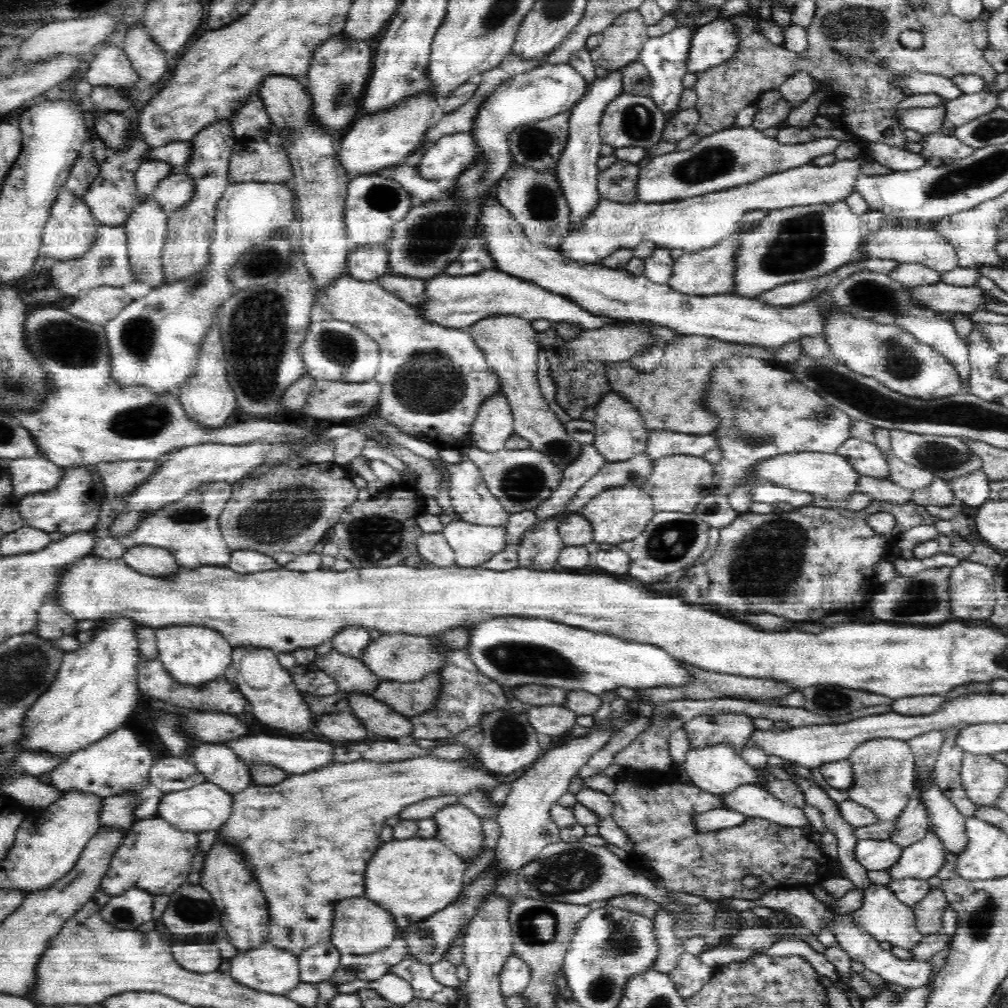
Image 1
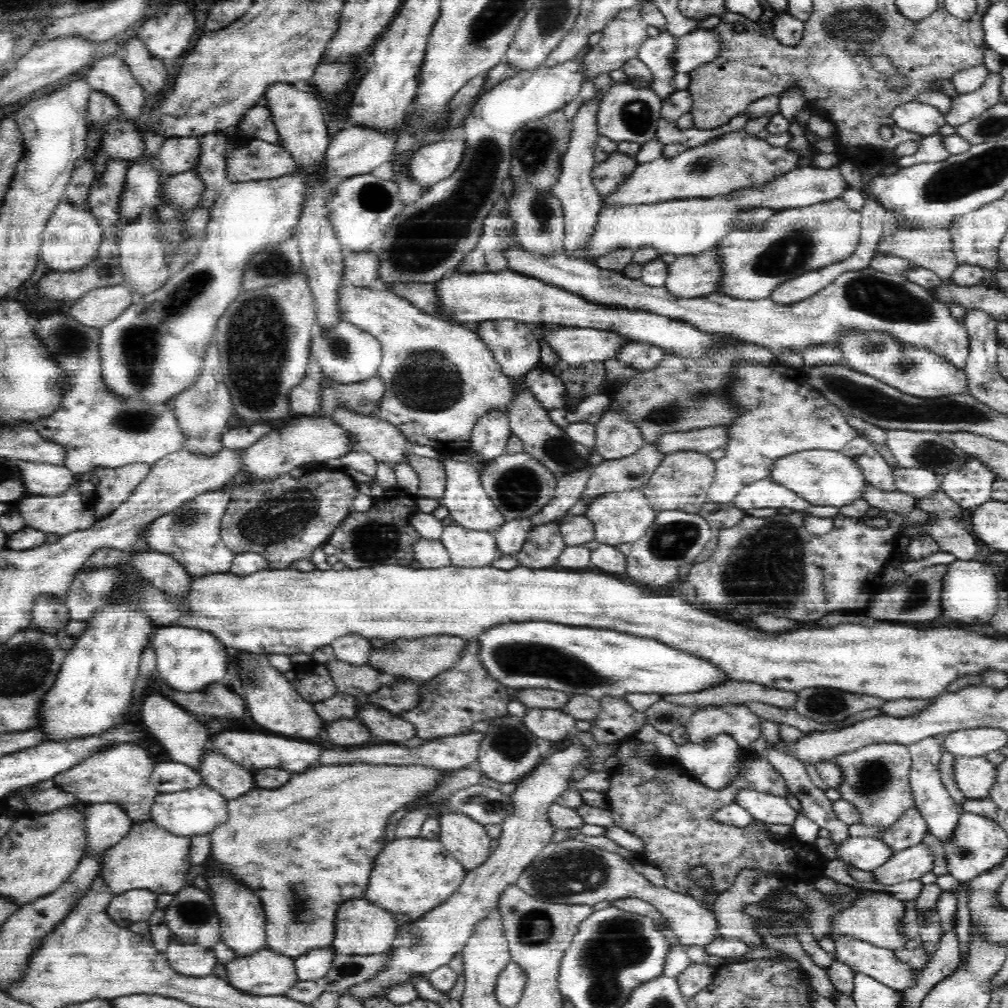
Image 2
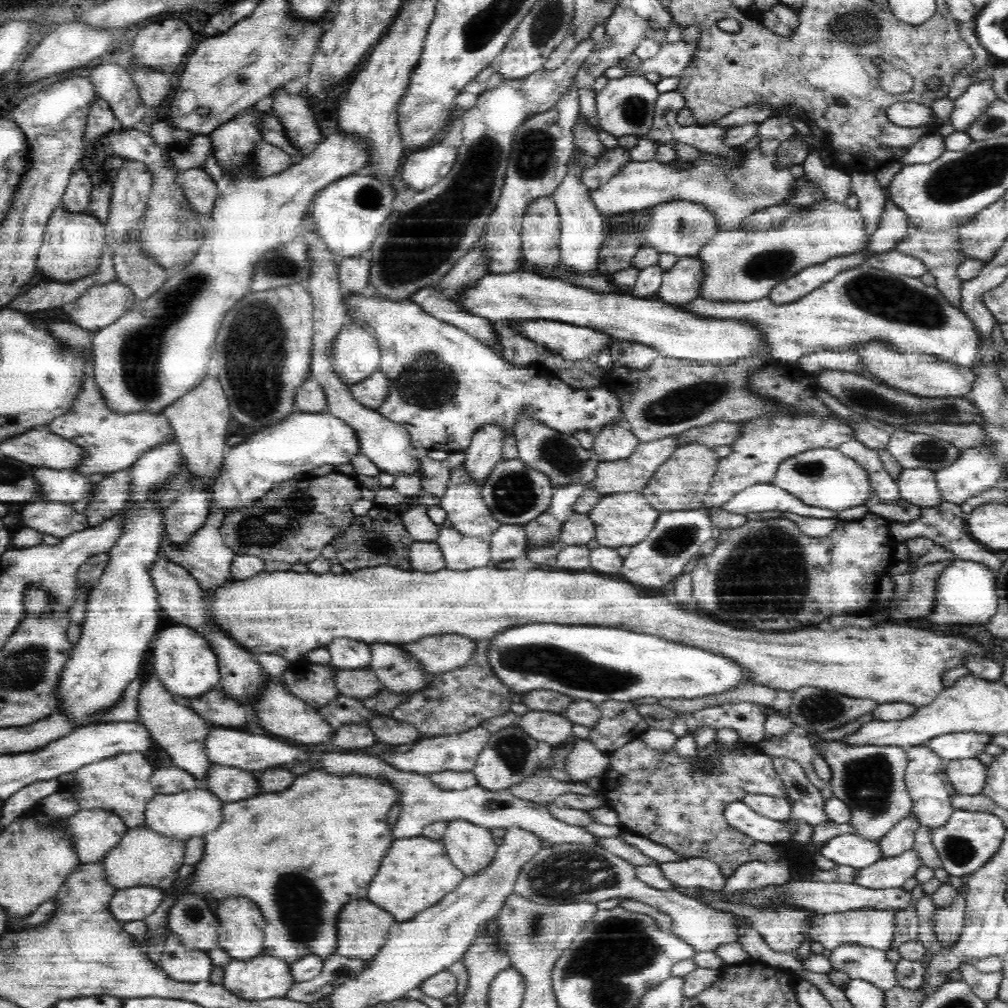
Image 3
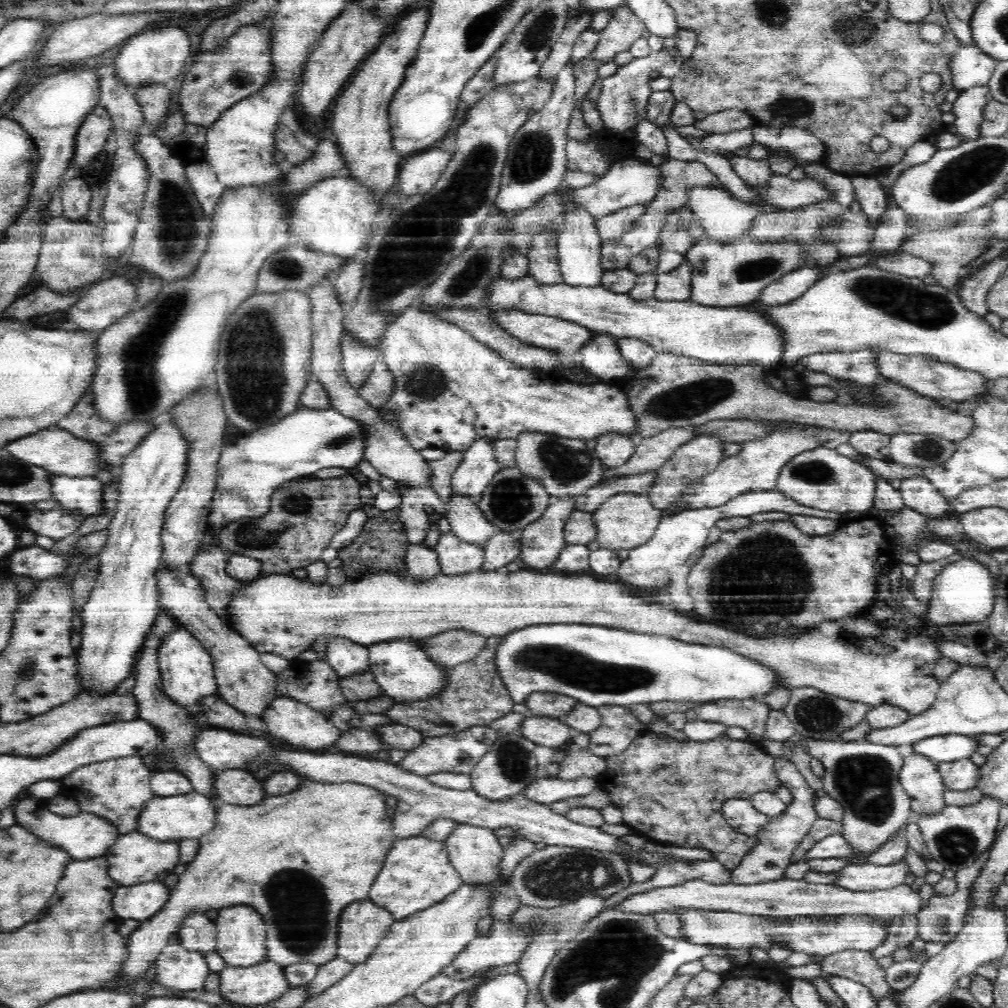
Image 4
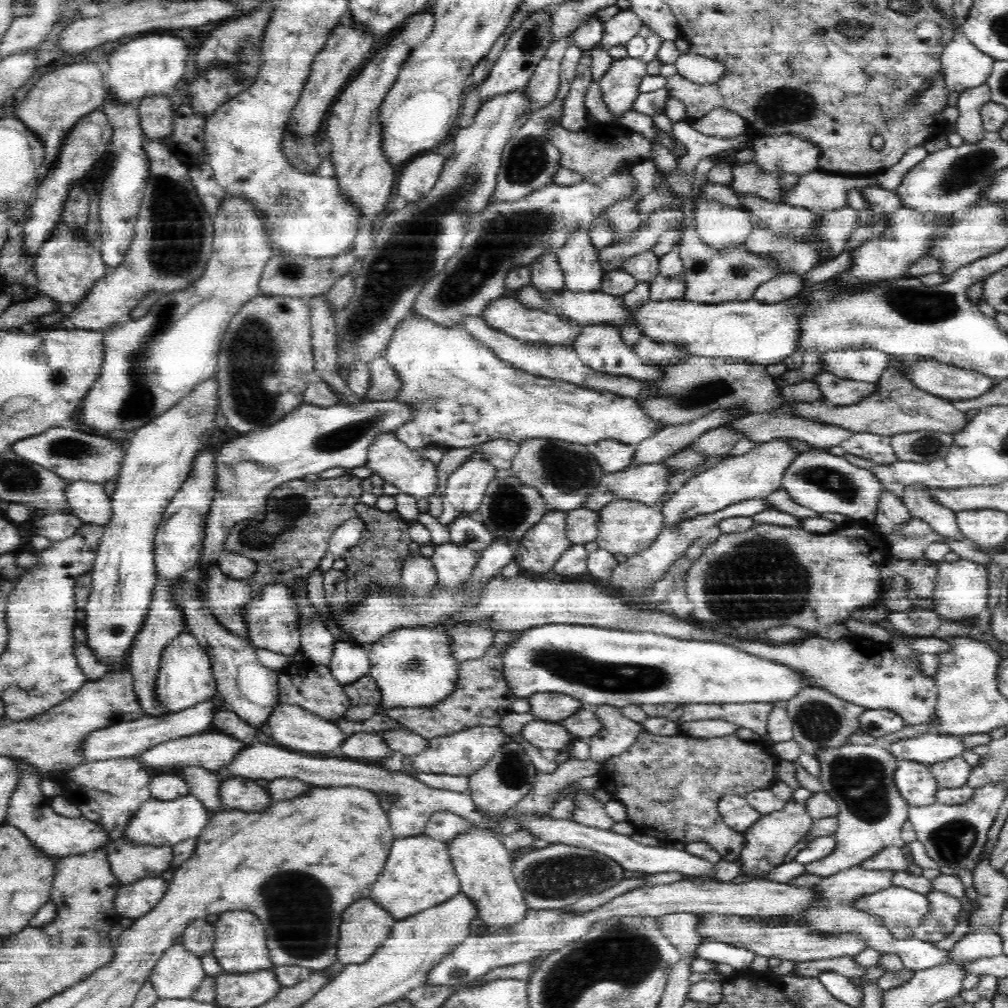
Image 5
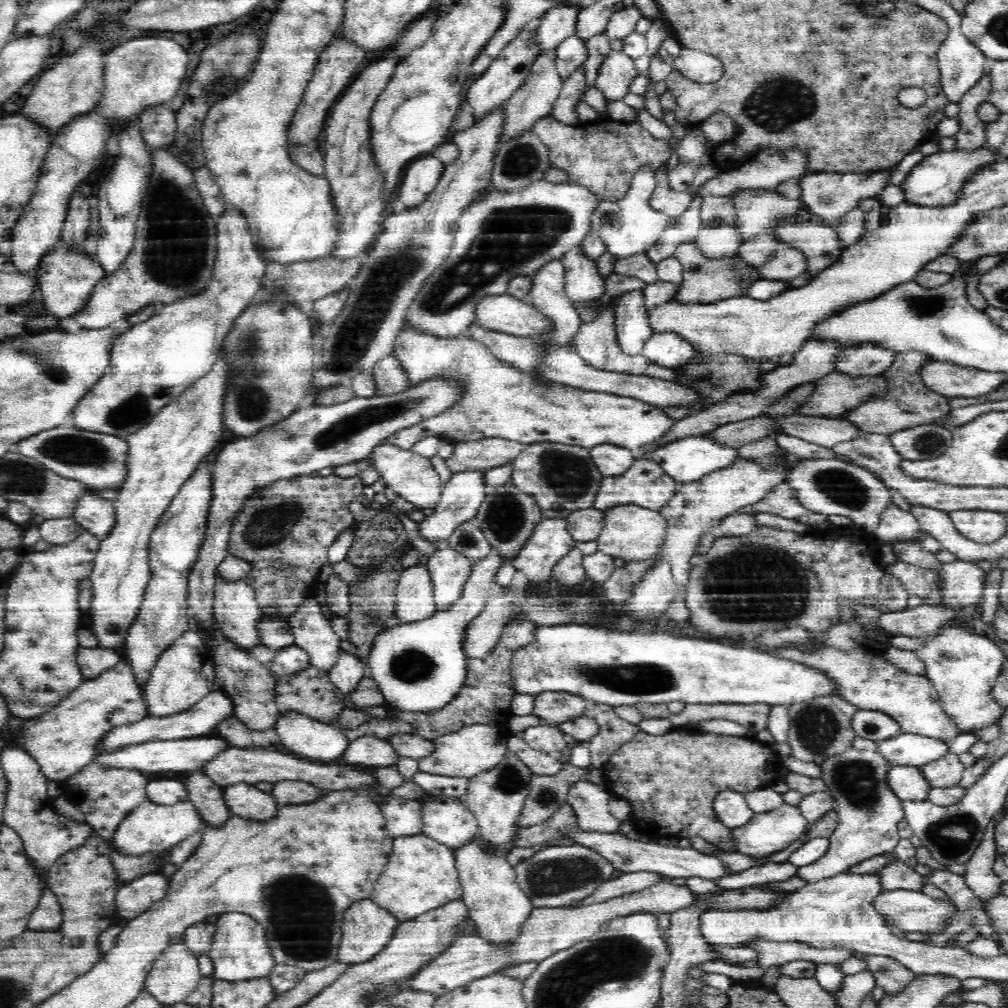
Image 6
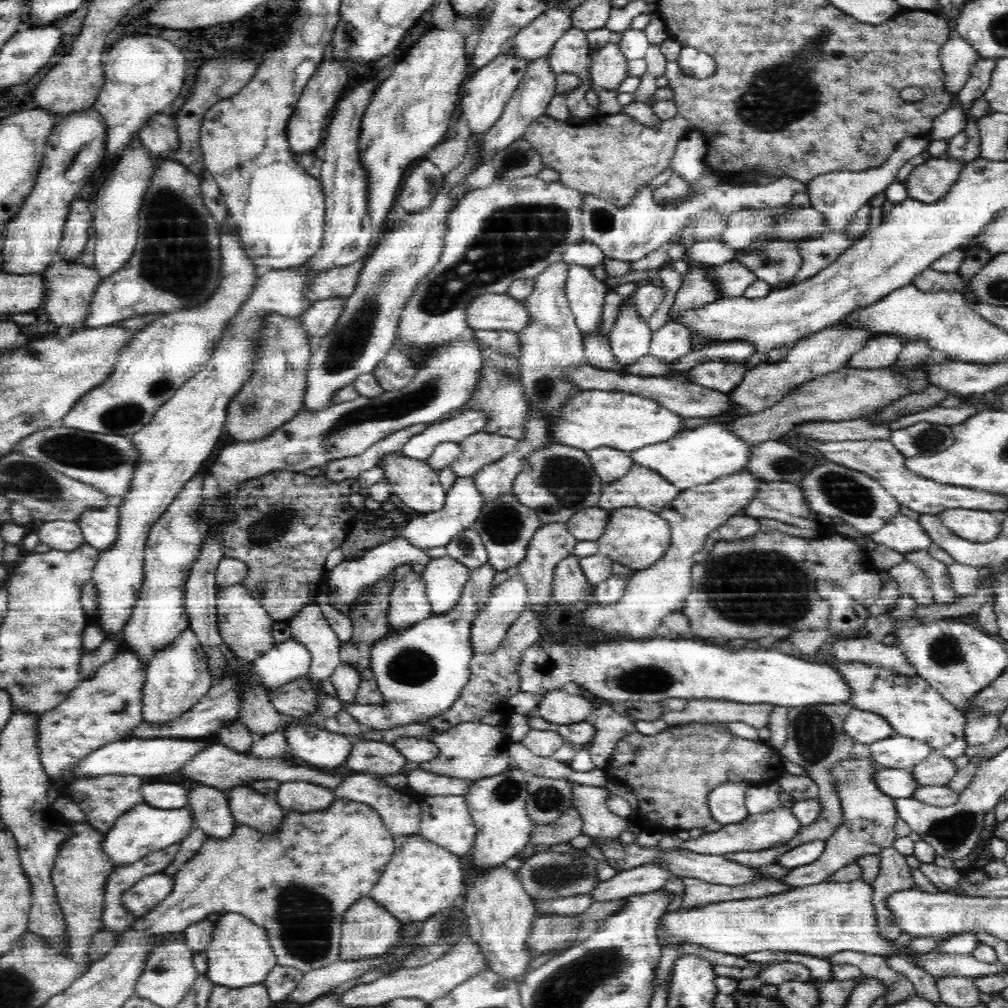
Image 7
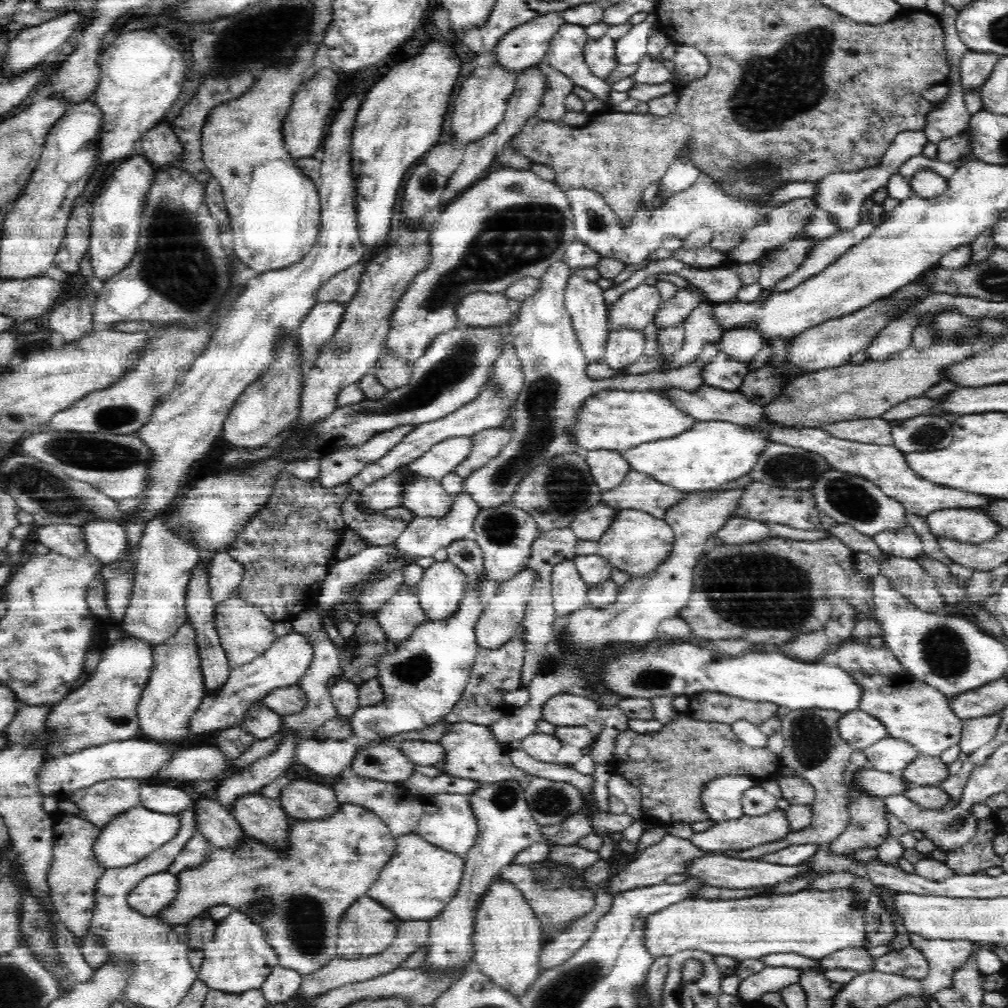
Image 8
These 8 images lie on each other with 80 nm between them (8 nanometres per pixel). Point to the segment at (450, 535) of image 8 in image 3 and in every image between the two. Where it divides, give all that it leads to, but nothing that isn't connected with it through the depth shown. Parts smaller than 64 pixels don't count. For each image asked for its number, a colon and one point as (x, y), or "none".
3: (485, 451)
4: (480, 463)
5: (465, 488)
6: (462, 496)
7: (463, 504)

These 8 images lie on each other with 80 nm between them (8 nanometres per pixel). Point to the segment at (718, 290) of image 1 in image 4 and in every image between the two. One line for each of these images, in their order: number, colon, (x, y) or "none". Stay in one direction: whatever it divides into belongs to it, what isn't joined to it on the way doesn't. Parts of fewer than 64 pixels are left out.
2: (697, 275)
3: (680, 284)
4: (676, 285)

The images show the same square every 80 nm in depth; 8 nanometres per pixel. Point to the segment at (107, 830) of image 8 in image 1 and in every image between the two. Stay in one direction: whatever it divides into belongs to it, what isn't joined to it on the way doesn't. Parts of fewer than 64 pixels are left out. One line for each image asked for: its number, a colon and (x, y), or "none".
1: (205, 807)
2: (198, 811)
3: (183, 815)
4: (190, 815)
5: (158, 822)
6: (151, 827)
7: (144, 829)

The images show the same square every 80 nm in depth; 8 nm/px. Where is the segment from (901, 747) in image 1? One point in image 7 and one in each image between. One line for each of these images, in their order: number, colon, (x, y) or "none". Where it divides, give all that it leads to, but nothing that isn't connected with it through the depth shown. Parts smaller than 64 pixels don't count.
2: (875, 781)
3: (869, 778)
4: (863, 777)
5: (859, 777)
6: (869, 813)
7: (869, 816)

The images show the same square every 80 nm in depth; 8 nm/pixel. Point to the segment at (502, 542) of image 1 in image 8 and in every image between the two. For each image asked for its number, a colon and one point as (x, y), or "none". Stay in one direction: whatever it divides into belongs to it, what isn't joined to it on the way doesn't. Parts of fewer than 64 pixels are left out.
2: (467, 547)
3: (460, 552)
4: (456, 556)
5: (454, 563)
6: (450, 568)
7: (445, 578)
8: (442, 588)

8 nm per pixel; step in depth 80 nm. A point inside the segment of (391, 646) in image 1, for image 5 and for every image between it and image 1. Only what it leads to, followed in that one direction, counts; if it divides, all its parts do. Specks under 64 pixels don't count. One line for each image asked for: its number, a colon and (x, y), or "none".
2: (422, 658)
3: (436, 654)
4: (447, 649)
5: (471, 641)

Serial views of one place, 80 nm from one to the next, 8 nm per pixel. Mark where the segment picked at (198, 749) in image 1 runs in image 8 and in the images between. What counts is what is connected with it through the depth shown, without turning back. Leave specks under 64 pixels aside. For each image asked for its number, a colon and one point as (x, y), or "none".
2: (229, 778)
3: (229, 783)
4: (231, 786)
5: (237, 792)
6: (242, 799)
7: (248, 807)
8: (263, 819)

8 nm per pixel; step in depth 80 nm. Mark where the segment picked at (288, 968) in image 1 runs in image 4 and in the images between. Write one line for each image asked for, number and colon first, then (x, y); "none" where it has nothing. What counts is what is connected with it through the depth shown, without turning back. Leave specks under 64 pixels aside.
2: (267, 973)
3: (264, 976)
4: (247, 985)

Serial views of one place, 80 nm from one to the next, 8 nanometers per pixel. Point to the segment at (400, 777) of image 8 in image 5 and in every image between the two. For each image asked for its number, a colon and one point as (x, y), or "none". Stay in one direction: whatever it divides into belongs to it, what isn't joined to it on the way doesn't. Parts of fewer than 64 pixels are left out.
5: (363, 746)
6: (370, 752)
7: (372, 757)

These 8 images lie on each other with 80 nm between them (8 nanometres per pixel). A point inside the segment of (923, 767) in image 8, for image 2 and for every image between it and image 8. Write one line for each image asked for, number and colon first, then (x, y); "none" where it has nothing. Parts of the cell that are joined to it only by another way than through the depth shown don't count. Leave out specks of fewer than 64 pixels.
2: (976, 776)
3: (968, 776)
4: (963, 775)
5: (953, 773)
6: (946, 772)
7: (937, 770)

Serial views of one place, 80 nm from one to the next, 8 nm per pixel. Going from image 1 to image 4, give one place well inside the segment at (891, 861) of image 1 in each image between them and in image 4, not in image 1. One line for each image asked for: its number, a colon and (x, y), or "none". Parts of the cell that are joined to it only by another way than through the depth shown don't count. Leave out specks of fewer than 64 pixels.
2: (865, 854)
3: (847, 849)
4: (834, 846)

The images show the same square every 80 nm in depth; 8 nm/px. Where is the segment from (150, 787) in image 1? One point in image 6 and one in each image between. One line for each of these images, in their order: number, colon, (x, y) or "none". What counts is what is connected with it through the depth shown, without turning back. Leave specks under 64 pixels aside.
2: (121, 772)
3: (121, 783)
4: (117, 789)
5: (109, 792)
6: (106, 796)

